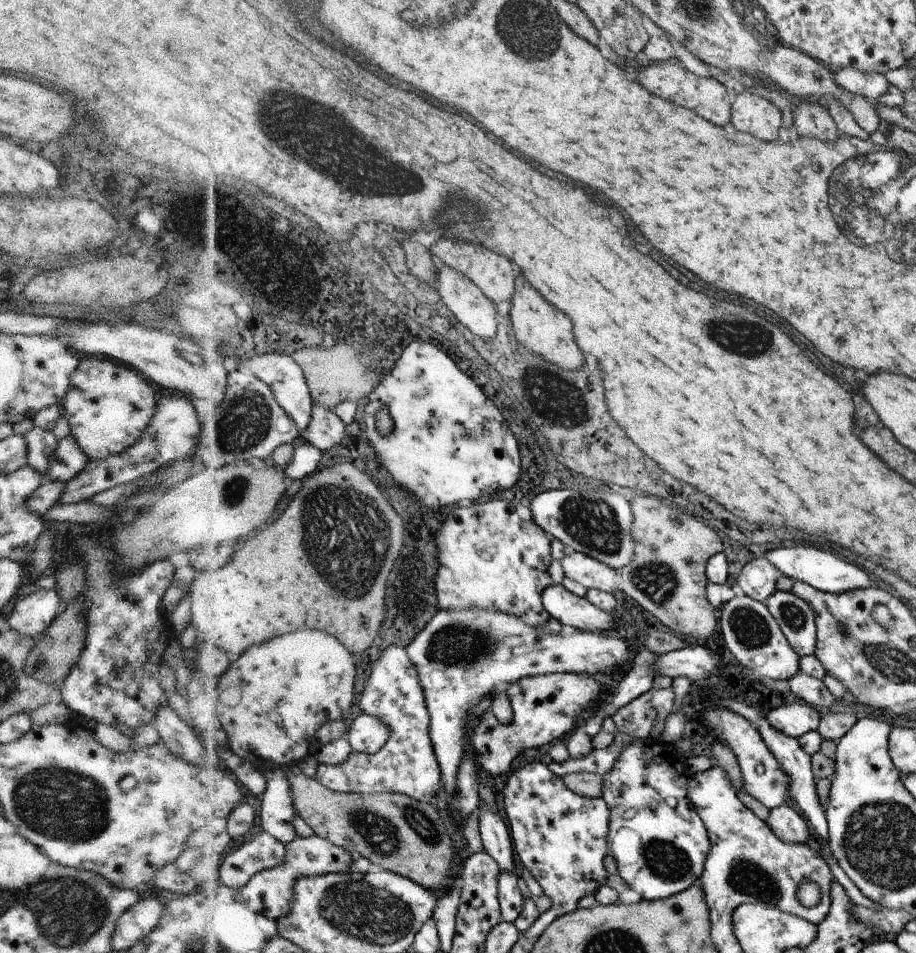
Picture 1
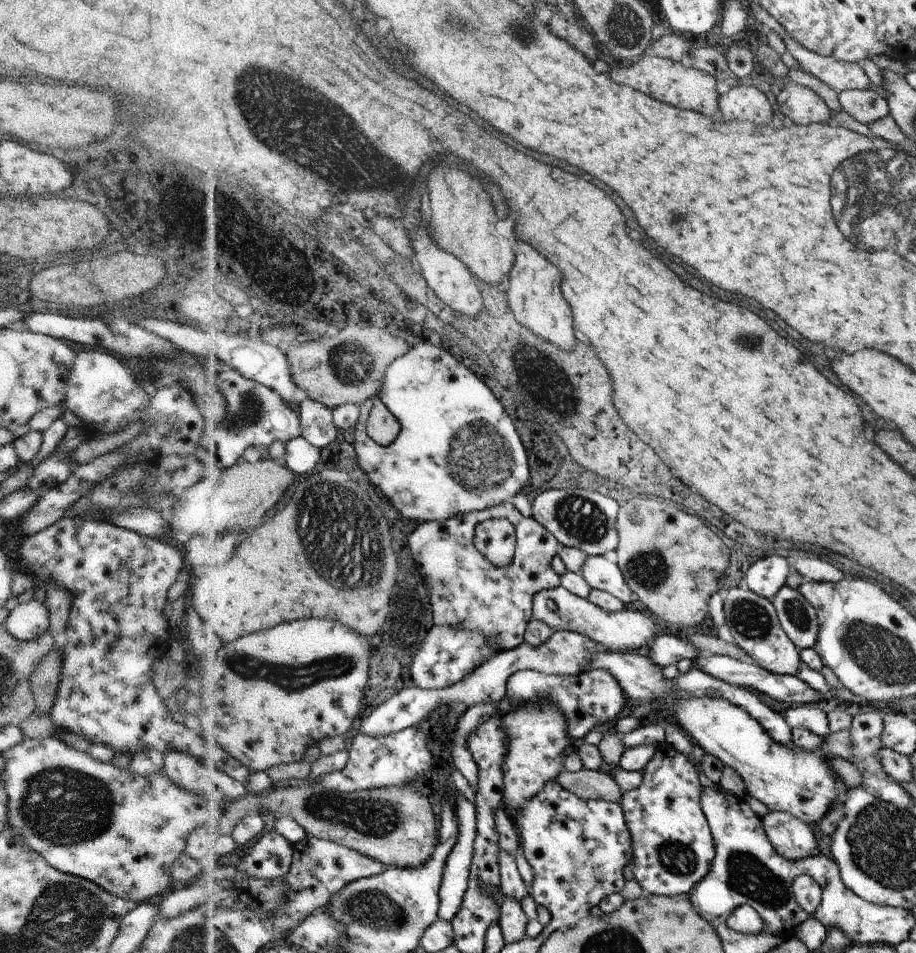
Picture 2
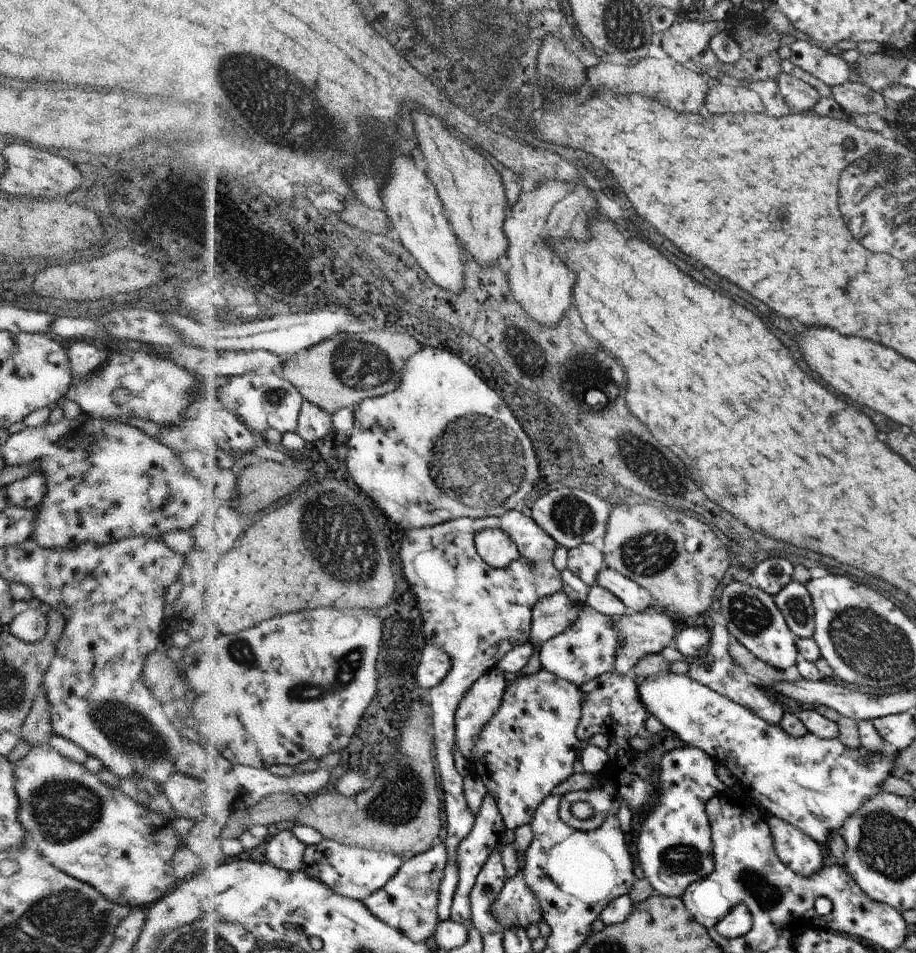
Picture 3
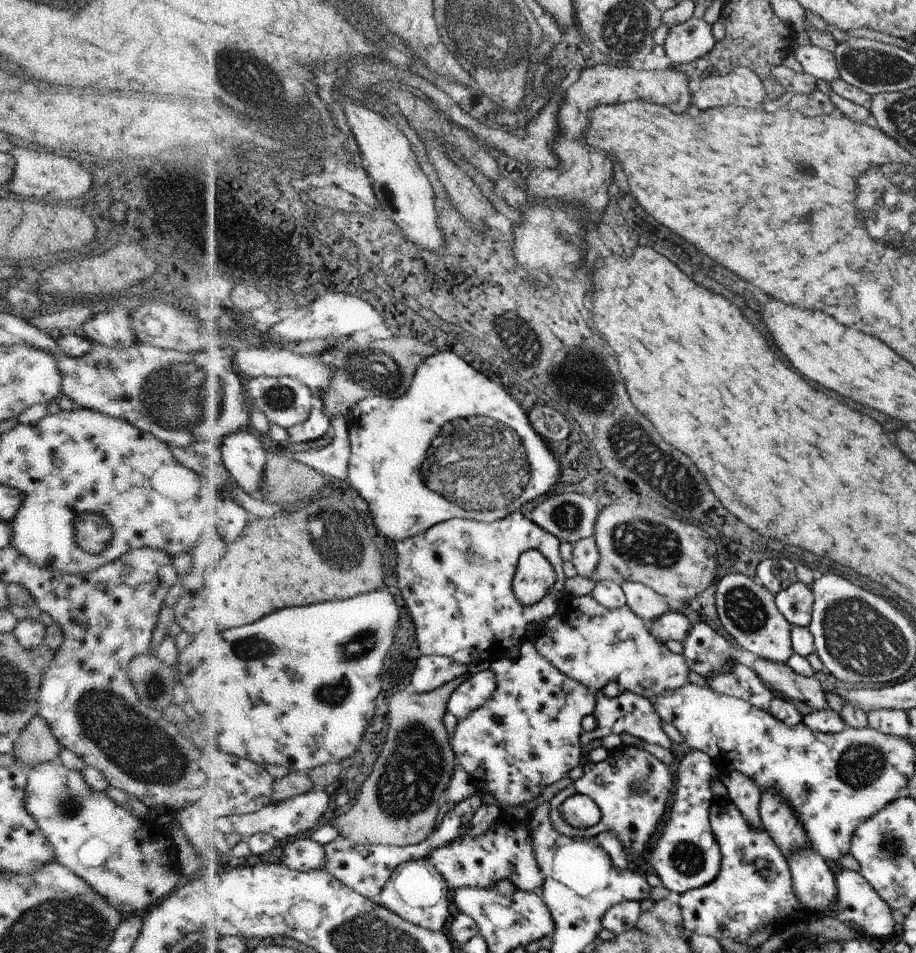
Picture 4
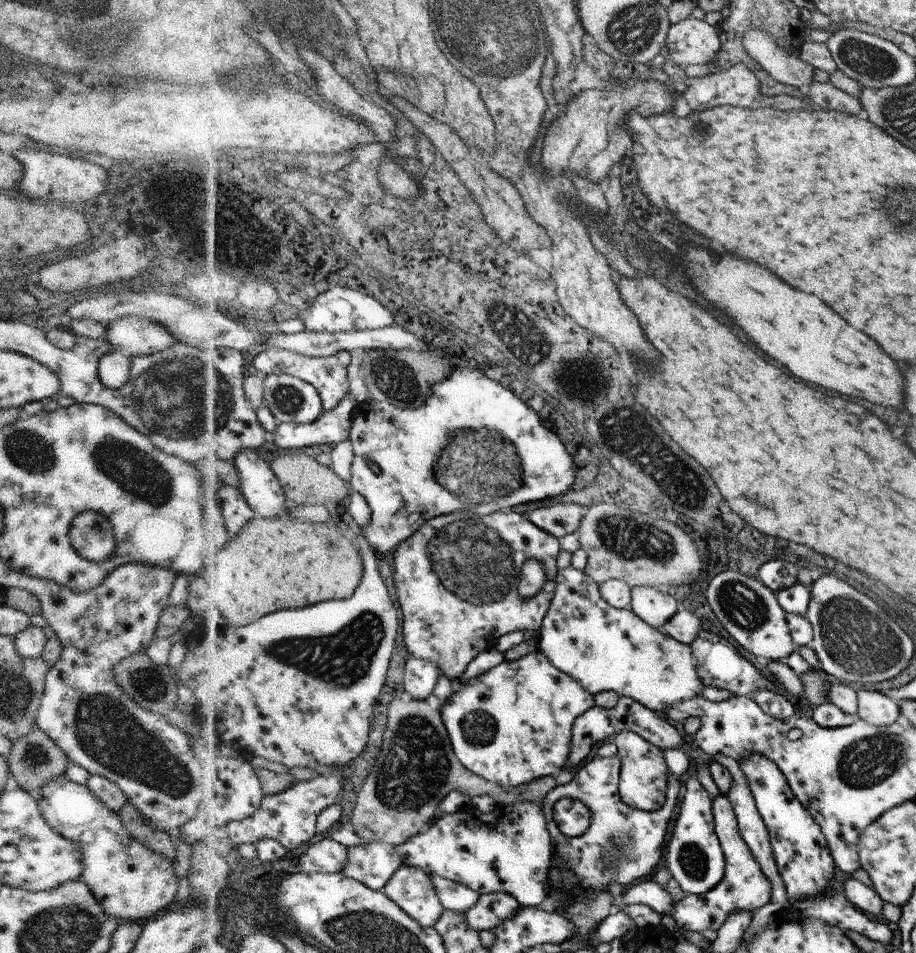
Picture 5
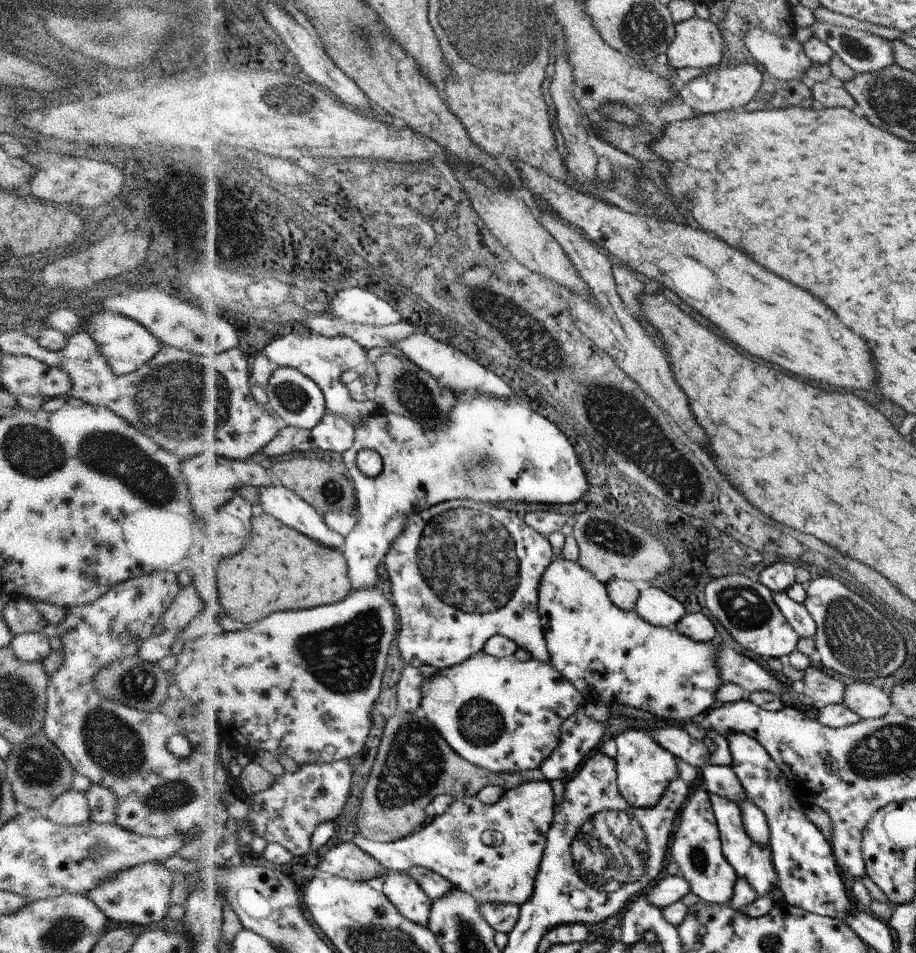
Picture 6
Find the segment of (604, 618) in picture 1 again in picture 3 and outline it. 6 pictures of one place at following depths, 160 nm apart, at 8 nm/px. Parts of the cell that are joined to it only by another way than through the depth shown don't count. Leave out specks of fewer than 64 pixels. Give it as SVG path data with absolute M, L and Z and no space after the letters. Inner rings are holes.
M557 592L540 600L534 606L529 642L541 646L547 640L564 632L576 621L579 608L580 605L571 601L565 592ZM654 609L646 610L630 617L622 615L615 618L615 623L623 638L623 642L621 648L618 650L614 671L623 677L631 674L631 669L634 668L635 664L644 655L662 653L666 648L670 648L674 637L680 630L679 620L660 609L658 611Z

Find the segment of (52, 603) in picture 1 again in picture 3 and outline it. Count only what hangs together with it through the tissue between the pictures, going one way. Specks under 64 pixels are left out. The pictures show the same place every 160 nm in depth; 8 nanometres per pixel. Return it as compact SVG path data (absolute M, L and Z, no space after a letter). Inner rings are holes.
M28 608L6 626L17 639L27 643L42 641L47 631L47 615L38 608Z

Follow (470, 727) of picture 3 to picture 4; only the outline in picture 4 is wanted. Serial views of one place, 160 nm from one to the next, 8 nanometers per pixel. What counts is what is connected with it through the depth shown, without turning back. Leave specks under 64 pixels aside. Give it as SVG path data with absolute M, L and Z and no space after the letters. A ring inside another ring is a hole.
M486 666L473 670L454 690L454 696L449 703L449 712L457 720L462 720L468 714L472 714L476 708L480 708L484 702L488 702L495 690L496 674L494 671Z

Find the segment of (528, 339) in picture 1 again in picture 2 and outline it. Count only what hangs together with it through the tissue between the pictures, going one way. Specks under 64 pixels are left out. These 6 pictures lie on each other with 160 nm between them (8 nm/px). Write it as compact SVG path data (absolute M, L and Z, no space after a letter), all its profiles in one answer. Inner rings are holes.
M518 242L518 254L516 264L510 270L508 279L507 297L508 305L515 316L515 319L534 334L541 336L544 340L555 344L565 351L572 351L574 348L574 328L572 328L572 310L568 302L562 296L560 282L562 272L558 266L550 264L542 254L538 254L530 244Z

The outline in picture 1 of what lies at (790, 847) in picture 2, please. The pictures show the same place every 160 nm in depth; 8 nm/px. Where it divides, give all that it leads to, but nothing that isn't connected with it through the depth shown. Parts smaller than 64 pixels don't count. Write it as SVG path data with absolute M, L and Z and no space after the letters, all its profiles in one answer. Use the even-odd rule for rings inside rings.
M783 805L770 809L770 816L765 822L782 842L804 844L808 840L808 824L790 806Z

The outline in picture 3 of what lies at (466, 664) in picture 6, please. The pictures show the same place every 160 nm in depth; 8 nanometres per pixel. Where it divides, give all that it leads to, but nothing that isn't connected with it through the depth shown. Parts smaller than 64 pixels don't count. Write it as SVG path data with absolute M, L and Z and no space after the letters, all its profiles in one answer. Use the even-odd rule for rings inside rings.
M544 667L539 669L533 674L525 674L518 672L515 673L515 677L510 679L505 686L506 690L502 695L502 702L500 706L495 710L494 714L490 717L489 721L485 722L482 730L476 735L473 749L471 750L470 767L478 762L484 766L486 770L485 780L487 781L487 792L495 798L498 810L503 816L503 821L508 829L515 830L518 826L528 824L533 819L534 811L540 806L541 802L552 792L556 791L556 788L564 783L570 775L574 774L574 763L579 757L578 750L580 750L580 738L577 736L577 728L581 722L582 710L583 710L583 692L578 685L575 685L572 681L557 677L554 673L546 670Z

